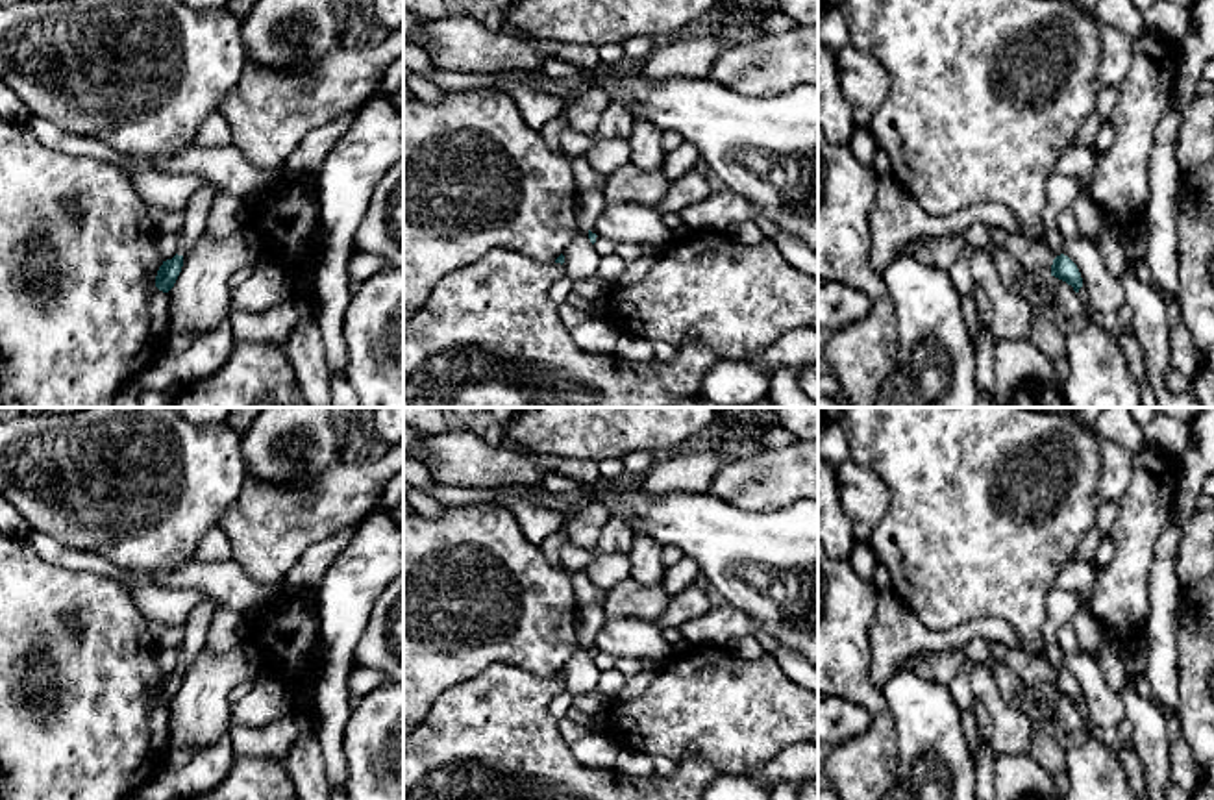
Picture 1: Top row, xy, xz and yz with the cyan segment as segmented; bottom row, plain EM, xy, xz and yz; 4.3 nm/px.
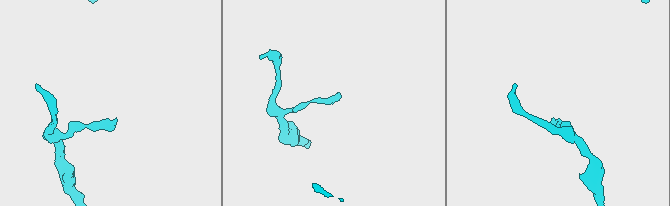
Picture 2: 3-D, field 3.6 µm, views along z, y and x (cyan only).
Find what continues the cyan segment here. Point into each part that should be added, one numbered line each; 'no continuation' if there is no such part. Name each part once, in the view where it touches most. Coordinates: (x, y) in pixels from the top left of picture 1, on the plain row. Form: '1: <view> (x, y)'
no continuation

